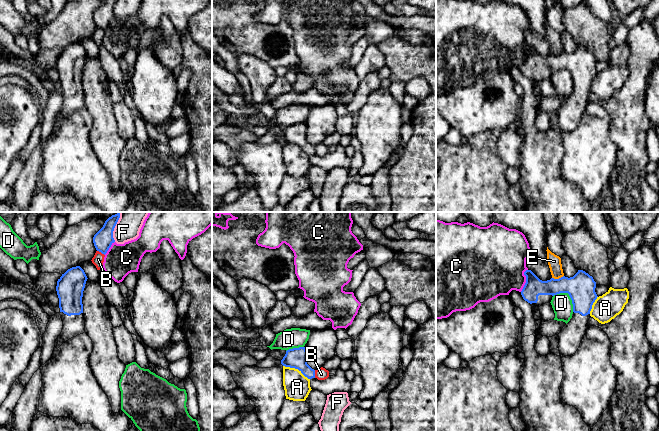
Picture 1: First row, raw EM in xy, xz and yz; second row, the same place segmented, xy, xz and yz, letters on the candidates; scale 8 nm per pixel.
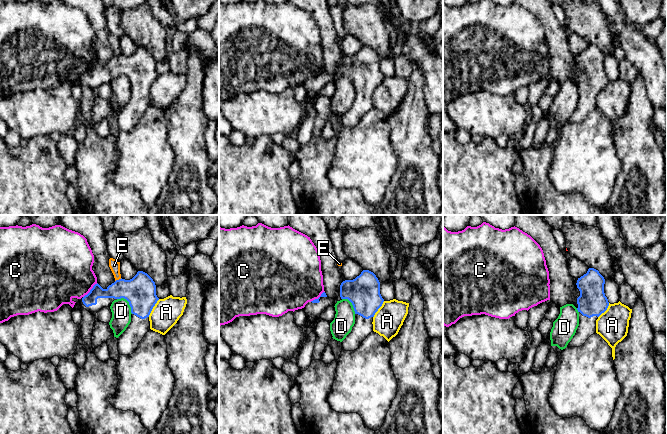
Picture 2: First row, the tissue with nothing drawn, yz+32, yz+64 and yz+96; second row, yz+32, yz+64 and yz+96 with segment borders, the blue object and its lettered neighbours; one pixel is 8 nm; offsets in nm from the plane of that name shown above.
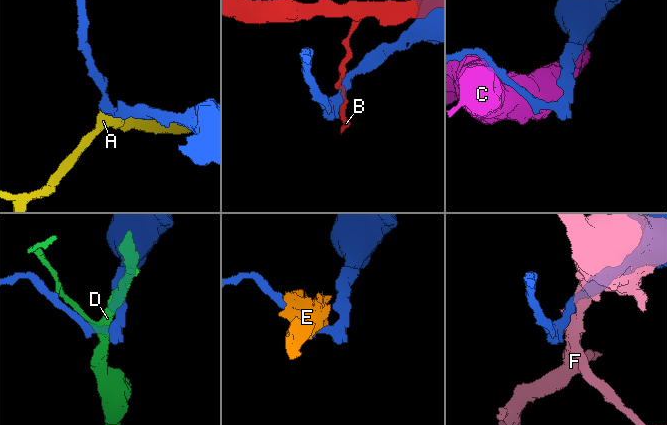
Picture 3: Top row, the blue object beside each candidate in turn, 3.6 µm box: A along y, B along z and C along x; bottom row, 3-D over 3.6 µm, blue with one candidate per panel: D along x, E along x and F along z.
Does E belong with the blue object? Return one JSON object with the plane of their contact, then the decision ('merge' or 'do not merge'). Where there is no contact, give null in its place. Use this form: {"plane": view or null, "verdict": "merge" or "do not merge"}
{"plane": "yz", "verdict": "do not merge"}

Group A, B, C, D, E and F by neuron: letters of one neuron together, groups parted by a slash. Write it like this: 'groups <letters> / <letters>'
groups A / B / C / D / E / F

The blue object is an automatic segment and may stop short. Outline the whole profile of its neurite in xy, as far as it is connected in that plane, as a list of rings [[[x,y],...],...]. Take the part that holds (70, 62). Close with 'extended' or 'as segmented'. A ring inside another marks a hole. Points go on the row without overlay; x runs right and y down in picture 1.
[[[80,42],[68,45],[57,57],[60,91],[63,105],[58,112],[58,125],[64,118],[85,109],[82,73],[87,52]]] | extended

